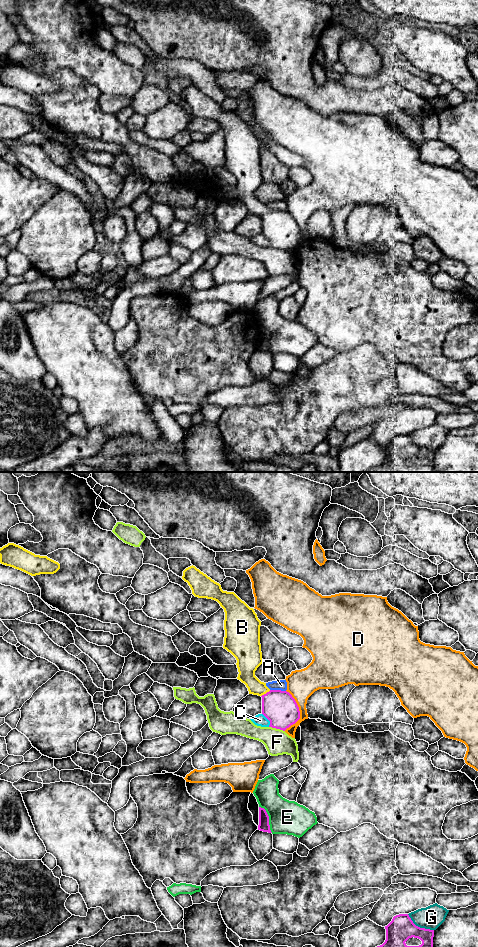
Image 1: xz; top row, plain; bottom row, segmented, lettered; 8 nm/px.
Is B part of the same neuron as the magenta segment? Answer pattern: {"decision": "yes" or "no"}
{"decision": "yes"}

